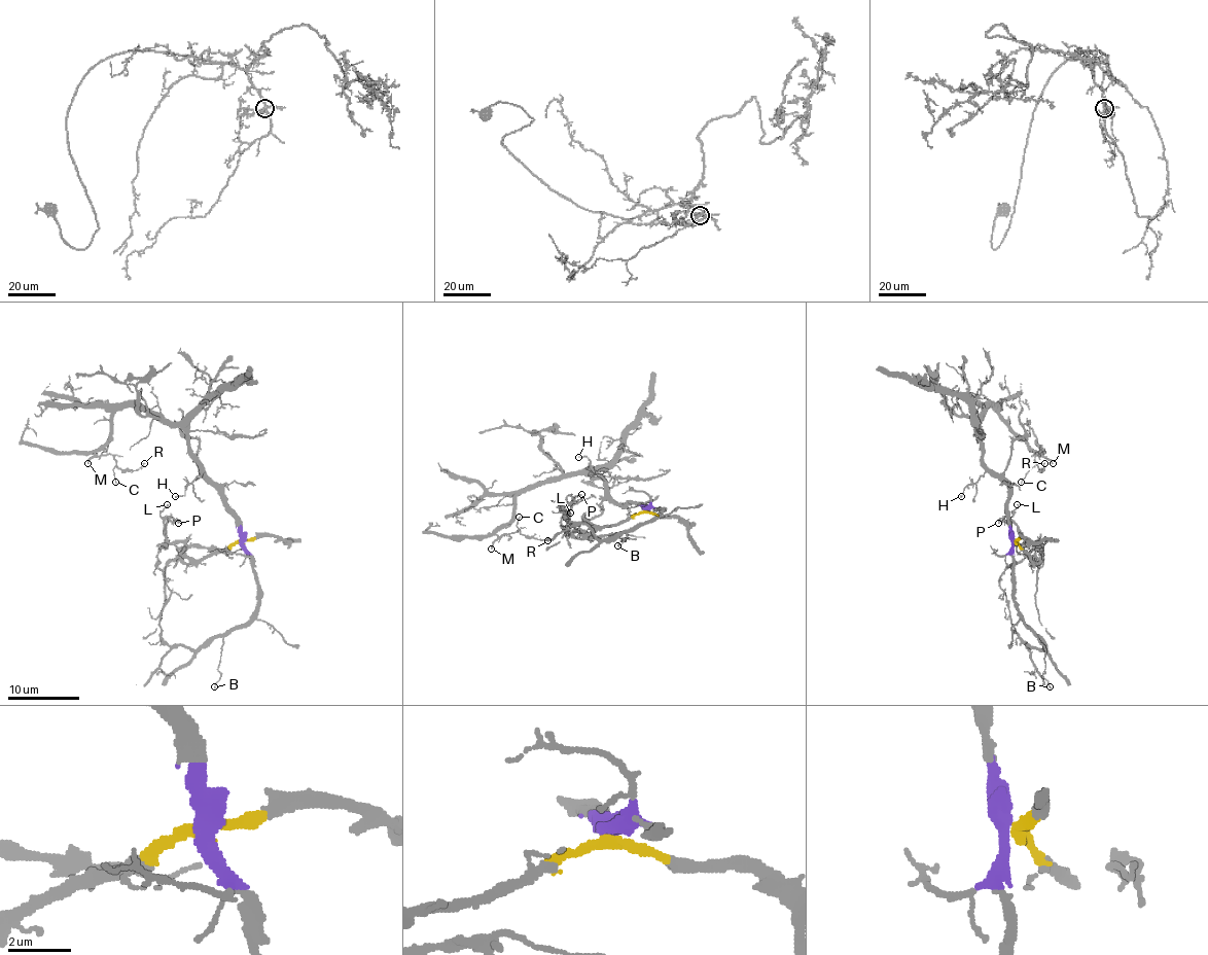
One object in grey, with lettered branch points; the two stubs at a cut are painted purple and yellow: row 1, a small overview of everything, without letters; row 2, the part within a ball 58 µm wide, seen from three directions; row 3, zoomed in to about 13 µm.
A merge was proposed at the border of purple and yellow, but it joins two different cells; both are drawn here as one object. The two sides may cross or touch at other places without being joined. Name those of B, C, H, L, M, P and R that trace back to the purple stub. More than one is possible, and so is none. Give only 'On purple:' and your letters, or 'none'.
On purple: B, C, H, M, R

